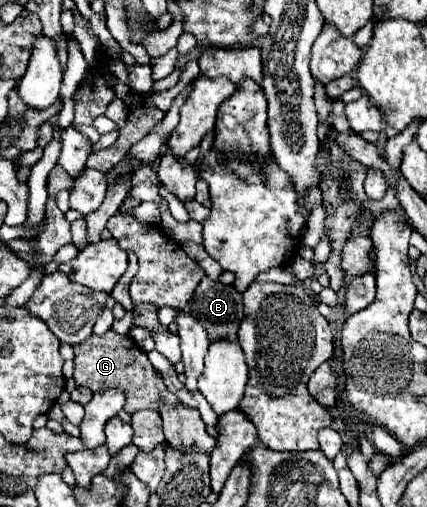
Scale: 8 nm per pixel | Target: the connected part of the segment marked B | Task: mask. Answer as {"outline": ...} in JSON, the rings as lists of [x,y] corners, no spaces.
{"outline":[[[203,277],[191,299],[191,309],[207,329],[211,341],[219,337],[237,339],[239,321],[243,319],[243,299],[235,287]]]}

